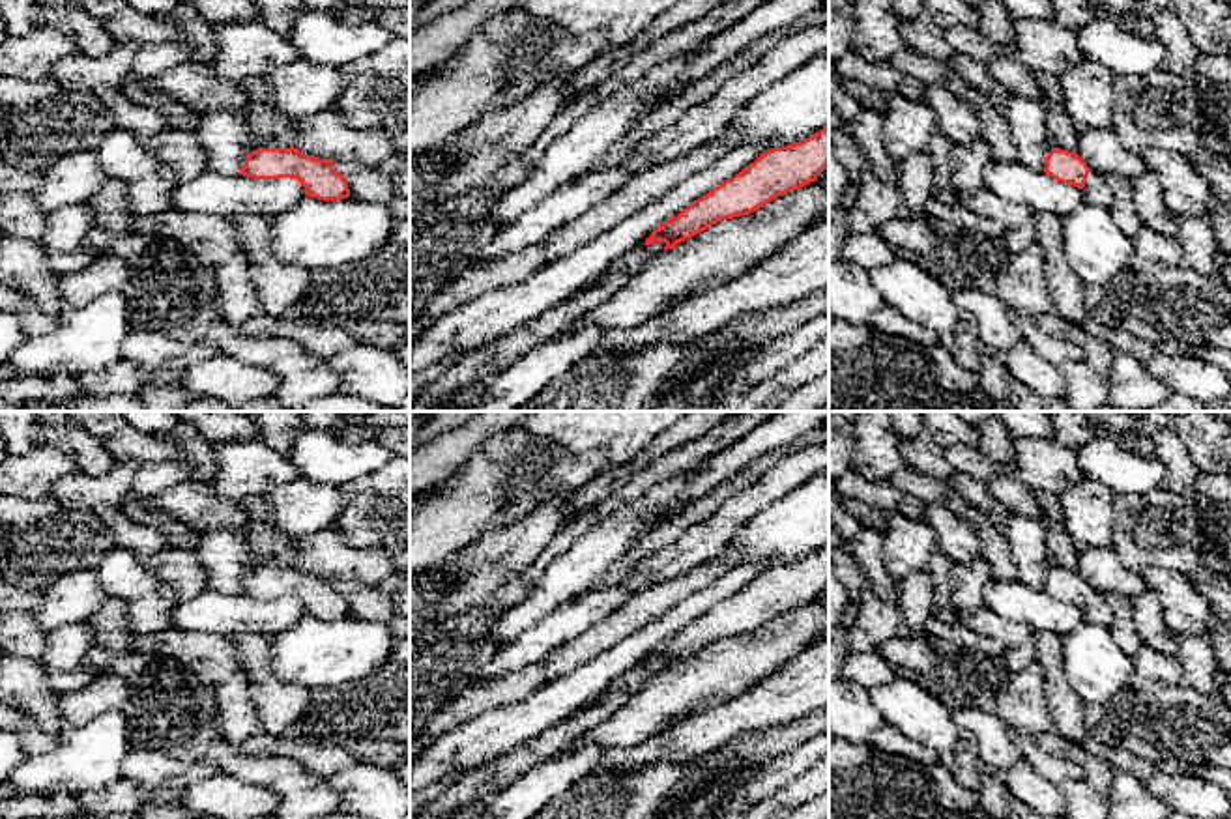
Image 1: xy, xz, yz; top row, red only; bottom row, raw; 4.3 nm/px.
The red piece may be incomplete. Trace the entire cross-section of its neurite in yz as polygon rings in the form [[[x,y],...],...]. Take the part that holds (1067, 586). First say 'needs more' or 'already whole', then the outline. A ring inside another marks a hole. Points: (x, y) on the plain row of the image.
needs more | [[[1051,567],[1044,591],[1061,602],[1078,606],[1083,611],[1085,623],[1106,628],[1113,623],[1113,611],[1106,602],[1106,595],[1091,589],[1076,570]]]

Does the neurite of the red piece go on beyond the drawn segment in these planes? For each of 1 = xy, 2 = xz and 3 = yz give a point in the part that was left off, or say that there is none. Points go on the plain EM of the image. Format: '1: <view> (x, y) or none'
1: none
2: none
3: yz (1095, 610)

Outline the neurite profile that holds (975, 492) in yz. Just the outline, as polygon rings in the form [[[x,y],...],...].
[[[956,473],[949,482],[969,505],[993,518],[1007,514],[1005,507],[988,492],[988,486],[971,475]]]

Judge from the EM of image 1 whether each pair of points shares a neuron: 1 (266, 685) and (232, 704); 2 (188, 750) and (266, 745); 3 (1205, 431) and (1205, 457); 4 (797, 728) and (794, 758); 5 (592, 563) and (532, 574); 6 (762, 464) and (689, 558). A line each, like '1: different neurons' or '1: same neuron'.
1: different neurons
2: different neurons
3: same neuron
4: different neurons
5: different neurons
6: different neurons

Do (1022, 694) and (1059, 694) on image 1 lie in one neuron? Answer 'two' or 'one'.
two

